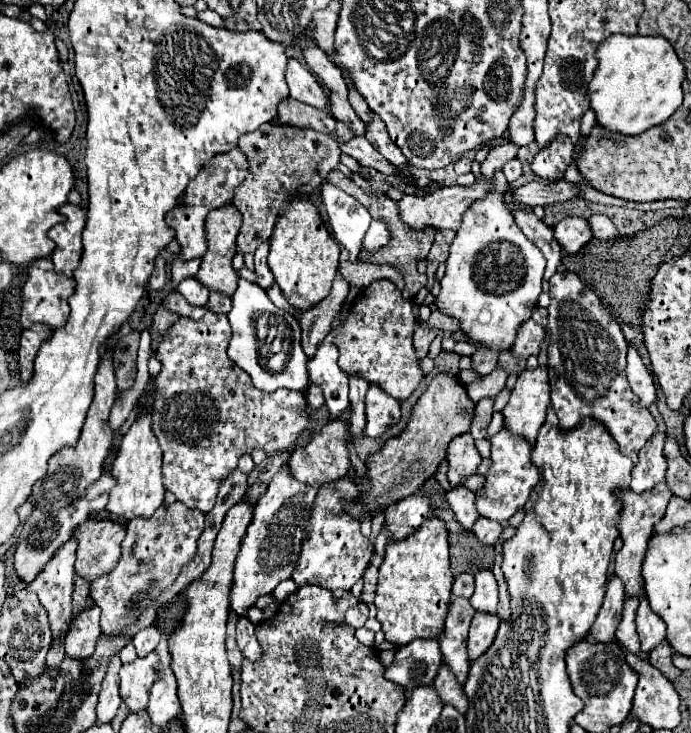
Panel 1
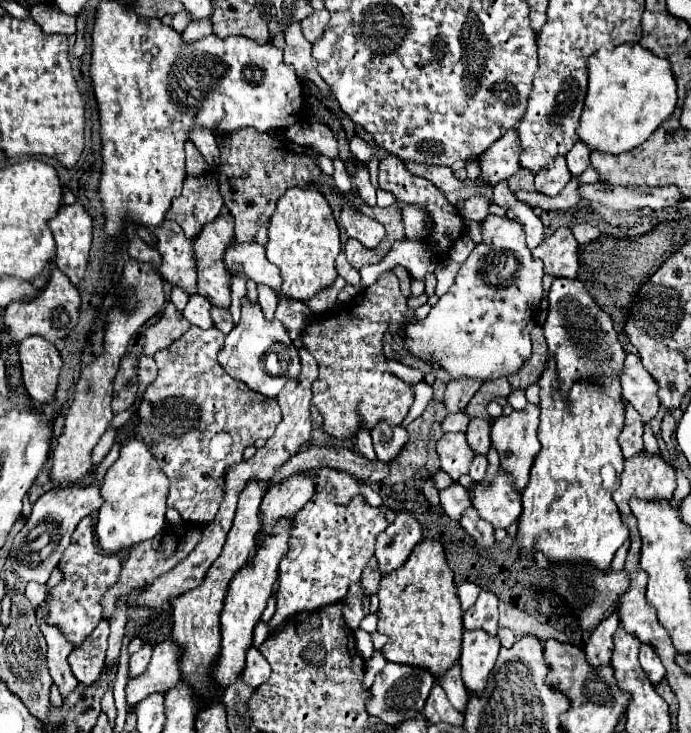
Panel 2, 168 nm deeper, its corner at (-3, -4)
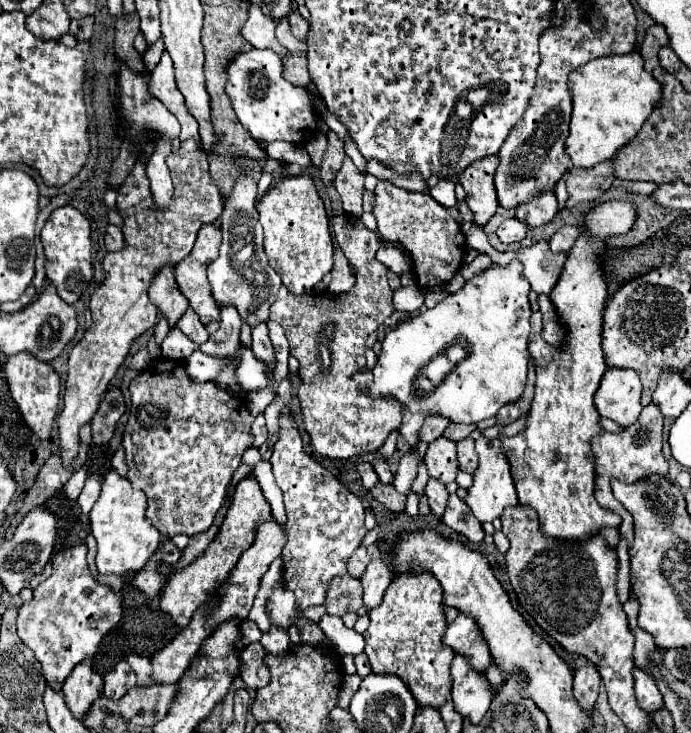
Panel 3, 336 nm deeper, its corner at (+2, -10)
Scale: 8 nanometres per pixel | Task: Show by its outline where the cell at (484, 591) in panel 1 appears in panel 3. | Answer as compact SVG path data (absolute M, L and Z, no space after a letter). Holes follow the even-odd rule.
M461 613L455 621L449 623L443 643L449 645L455 653L469 657L473 669L487 671L491 655L489 655L489 647L485 643L485 637L481 635L481 629L477 627L475 619Z

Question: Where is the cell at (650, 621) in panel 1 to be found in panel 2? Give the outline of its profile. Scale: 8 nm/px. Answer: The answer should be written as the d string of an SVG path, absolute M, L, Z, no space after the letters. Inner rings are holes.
M642 645L642 649L640 649L640 667L644 669L644 673L652 685L658 685L664 679L662 663L658 661L658 657L654 657L654 649L650 649L650 645Z

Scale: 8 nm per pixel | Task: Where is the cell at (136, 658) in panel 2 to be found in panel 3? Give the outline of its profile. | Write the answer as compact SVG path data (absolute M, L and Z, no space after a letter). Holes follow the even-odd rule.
M119 661L107 675L105 675L105 691L103 695L107 699L121 699L131 687L135 687L137 683L137 677L135 673L129 669L127 661Z

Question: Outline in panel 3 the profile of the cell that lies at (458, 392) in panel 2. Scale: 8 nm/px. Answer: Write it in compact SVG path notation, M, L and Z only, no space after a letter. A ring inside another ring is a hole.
M429 415L429 417L425 419L421 431L419 431L421 441L427 441L427 443L435 441L437 437L443 435L443 431L445 431L447 425L449 425L449 421L447 421L447 419L441 419L441 415Z

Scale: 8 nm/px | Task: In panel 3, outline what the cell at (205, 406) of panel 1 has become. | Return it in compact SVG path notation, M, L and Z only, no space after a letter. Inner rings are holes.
M163 361L151 369L141 371L129 385L131 415L123 433L123 447L127 455L129 481L133 487L143 489L149 507L147 519L159 529L163 537L177 533L195 535L213 525L213 517L223 505L227 485L241 463L241 455L253 445L251 425L255 417L247 409L247 401L211 381L193 383L185 371L185 363Z

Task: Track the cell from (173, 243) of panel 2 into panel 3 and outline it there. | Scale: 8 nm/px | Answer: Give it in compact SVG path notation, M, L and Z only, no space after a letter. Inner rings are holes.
M165 265L157 271L157 275L153 277L151 287L149 287L149 297L161 309L161 313L169 319L171 327L175 327L179 317L189 307L189 301L185 299L185 295L177 287L173 265Z

